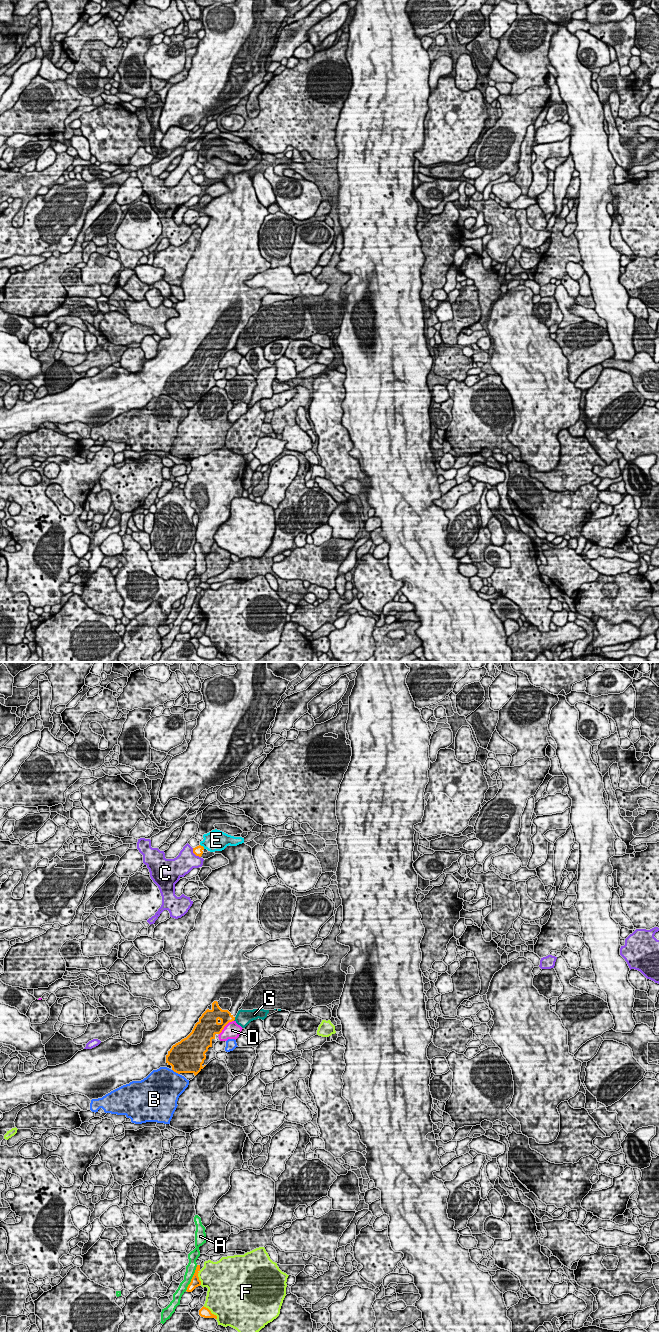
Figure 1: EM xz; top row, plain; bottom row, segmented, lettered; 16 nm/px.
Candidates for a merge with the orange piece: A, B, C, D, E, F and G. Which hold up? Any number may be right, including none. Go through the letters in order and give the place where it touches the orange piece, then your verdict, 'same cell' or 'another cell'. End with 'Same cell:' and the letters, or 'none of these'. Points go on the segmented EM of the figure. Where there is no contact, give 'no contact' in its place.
A: xz (192, 1278) | another cell
B: xz (176, 1072) | another cell
C: xz (195, 854) | another cell
D: xz (225, 1025) | another cell
E: xz (202, 846) | another cell
F: xz (210, 1312) | another cell
G: xz (234, 1019) | another cell
Same cell: none of these

